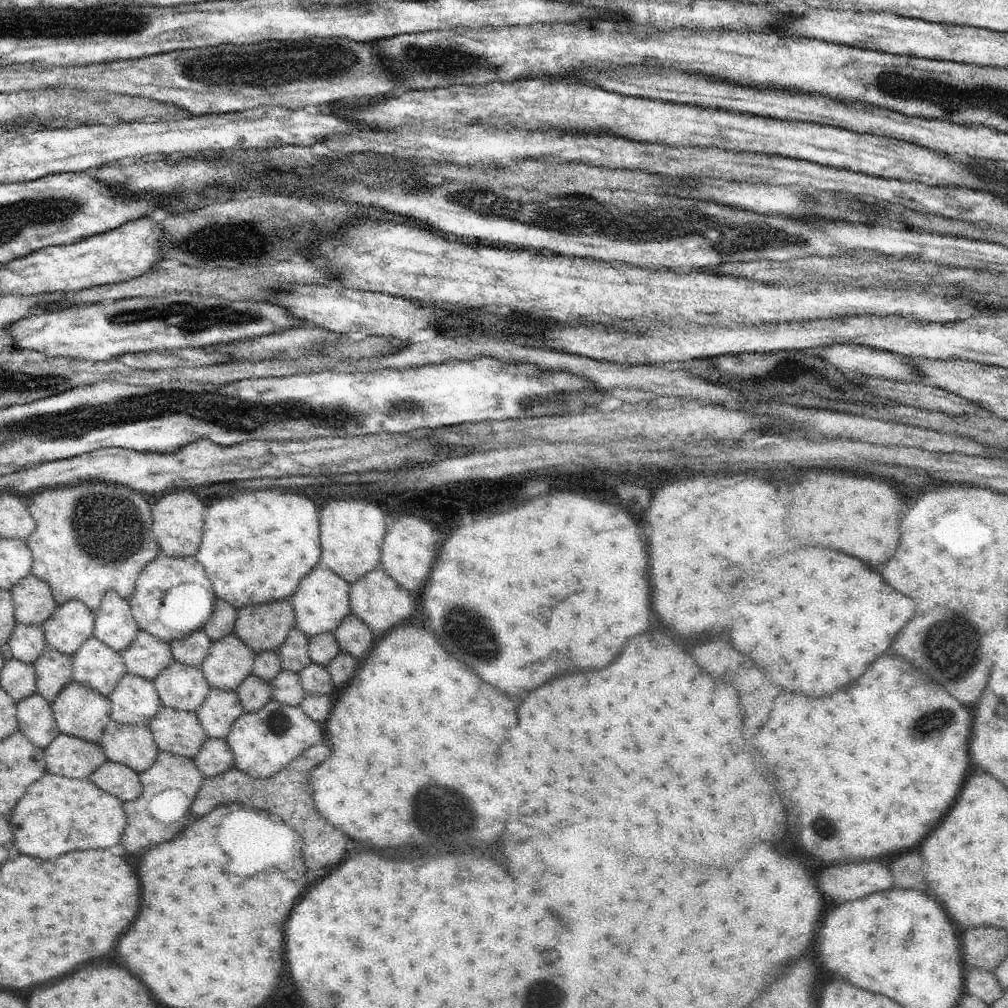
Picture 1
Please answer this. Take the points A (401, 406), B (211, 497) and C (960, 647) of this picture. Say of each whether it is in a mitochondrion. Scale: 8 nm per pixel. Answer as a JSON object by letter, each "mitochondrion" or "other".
{"A":"mitochondrion","B":"other","C":"mitochondrion"}

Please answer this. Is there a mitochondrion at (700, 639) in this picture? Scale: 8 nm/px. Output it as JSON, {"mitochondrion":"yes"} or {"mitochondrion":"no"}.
{"mitochondrion":"no"}

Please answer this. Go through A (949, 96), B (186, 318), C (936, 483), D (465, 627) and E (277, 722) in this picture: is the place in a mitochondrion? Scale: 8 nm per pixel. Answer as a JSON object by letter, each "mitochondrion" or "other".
{"A":"mitochondrion","B":"mitochondrion","C":"other","D":"mitochondrion","E":"mitochondrion"}

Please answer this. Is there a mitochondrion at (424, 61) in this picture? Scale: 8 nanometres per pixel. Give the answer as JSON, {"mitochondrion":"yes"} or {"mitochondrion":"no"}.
{"mitochondrion":"yes"}

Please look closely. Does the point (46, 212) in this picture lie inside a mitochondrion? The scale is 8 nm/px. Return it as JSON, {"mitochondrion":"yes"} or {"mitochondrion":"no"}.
{"mitochondrion":"yes"}

